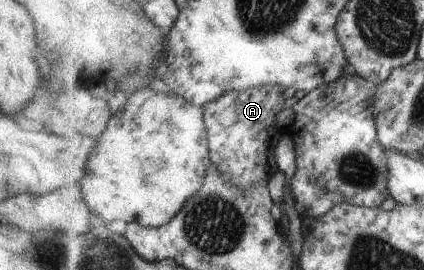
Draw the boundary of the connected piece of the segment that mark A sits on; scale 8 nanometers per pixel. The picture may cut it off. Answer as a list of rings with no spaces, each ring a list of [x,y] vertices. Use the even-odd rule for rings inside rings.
[[[280,84],[263,85],[251,87],[245,90],[232,90],[223,93],[220,97],[209,101],[204,105],[205,122],[209,133],[209,154],[211,163],[229,184],[234,184],[237,188],[245,190],[259,184],[266,184],[276,177],[276,143],[288,129],[284,126],[284,121],[280,121],[280,111],[284,109],[284,89]]]

